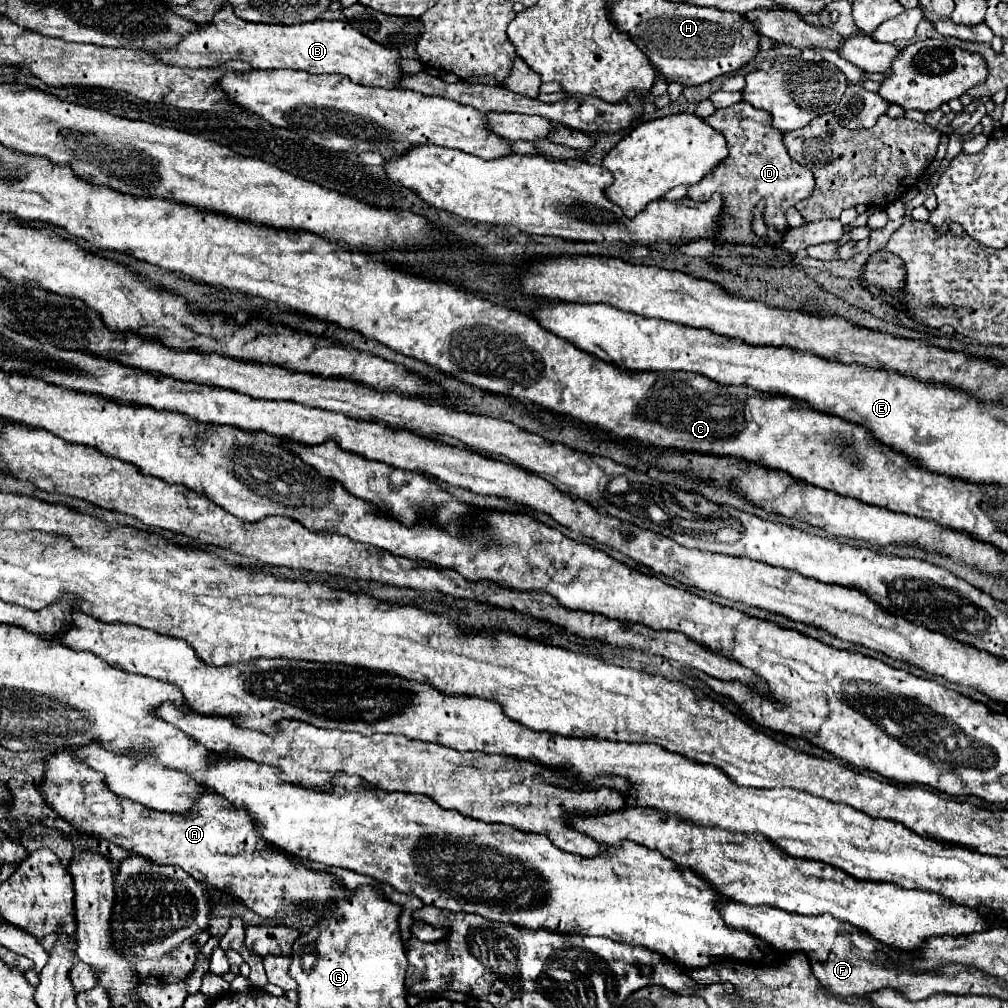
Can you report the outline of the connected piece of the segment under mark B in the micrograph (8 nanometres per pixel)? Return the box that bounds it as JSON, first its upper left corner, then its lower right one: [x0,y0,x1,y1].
[153,4,403,88]

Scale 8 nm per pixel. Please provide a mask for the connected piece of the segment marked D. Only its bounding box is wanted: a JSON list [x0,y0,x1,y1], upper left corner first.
[687,102,815,248]

